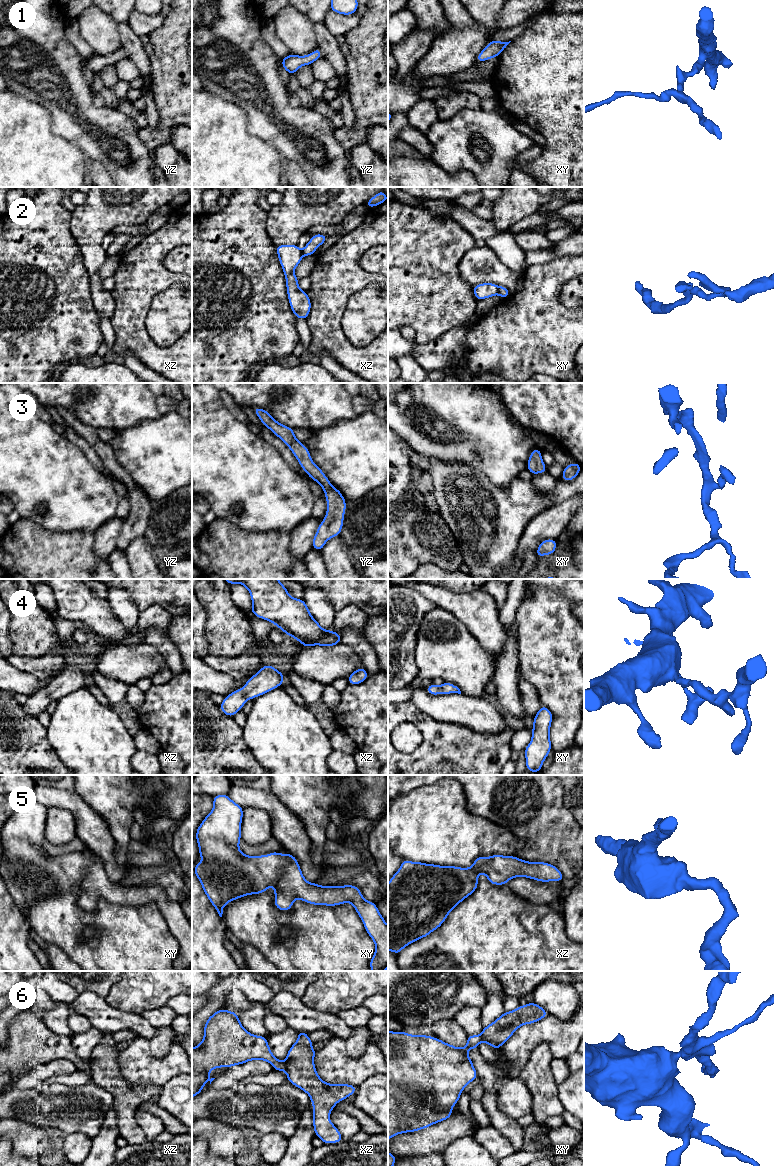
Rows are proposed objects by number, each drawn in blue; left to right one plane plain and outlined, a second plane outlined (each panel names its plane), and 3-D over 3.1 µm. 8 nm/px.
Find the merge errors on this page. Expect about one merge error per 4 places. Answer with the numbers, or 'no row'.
2, 6

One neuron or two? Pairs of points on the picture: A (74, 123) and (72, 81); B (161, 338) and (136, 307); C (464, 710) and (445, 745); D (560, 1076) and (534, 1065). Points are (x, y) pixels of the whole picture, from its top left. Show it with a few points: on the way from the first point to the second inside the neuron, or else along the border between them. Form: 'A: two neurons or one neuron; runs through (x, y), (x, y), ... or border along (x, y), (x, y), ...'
A: one neuron; runs through (73, 113), (72, 91)
B: two neurons; border along (155, 296), (145, 319), (145, 328), (152, 340)
C: two neurons; border along (434, 718), (440, 721), (459, 723), (479, 732)
D: two neurons; border along (553, 1057), (551, 1072), (557, 1084)

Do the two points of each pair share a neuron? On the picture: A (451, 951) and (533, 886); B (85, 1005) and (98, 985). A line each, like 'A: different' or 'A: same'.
A: different
B: different

